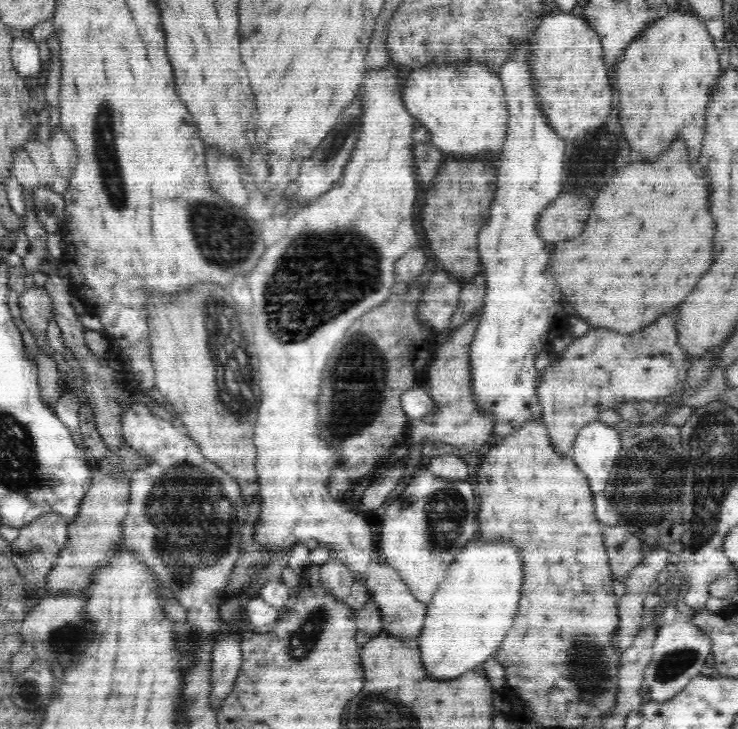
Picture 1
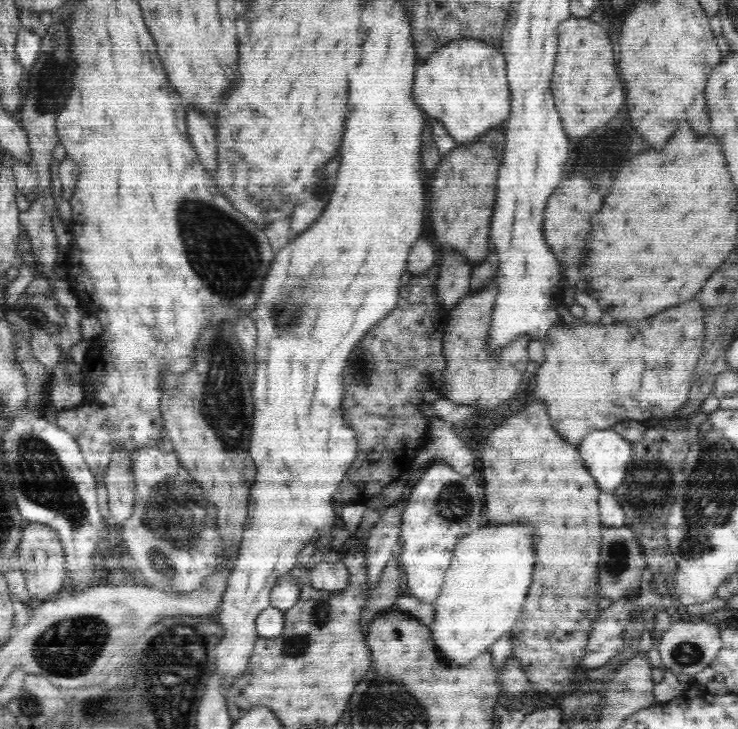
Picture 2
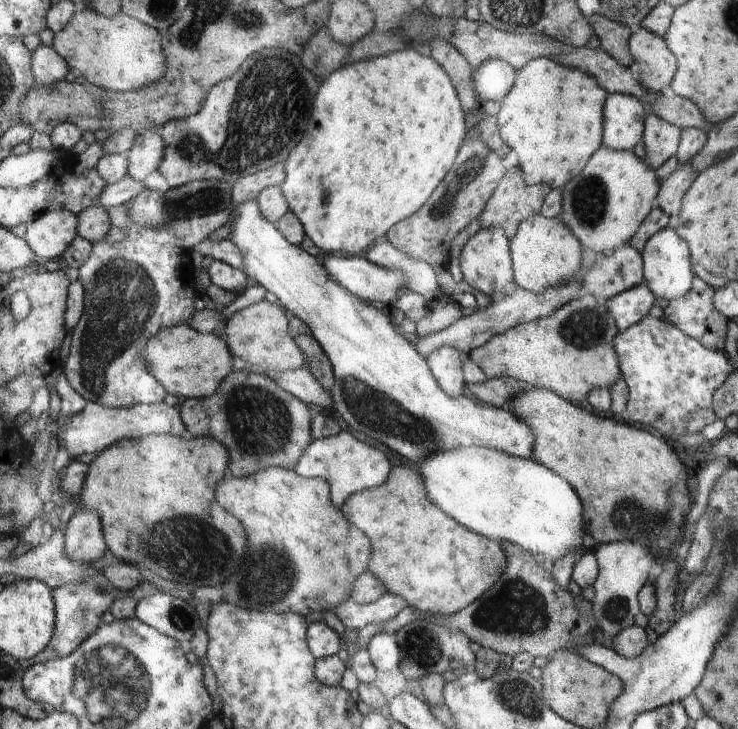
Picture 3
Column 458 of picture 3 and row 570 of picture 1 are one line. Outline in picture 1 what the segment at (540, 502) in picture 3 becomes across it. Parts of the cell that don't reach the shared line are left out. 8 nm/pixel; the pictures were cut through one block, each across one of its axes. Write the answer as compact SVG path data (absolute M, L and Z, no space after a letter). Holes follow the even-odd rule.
M472 540L466 548L462 548L458 558L454 558L454 564L450 564L445 580L439 585L432 601L426 604L427 614L422 633L417 639L426 674L438 680L452 680L494 656L506 632L512 628L514 614L518 612L520 592L522 558L518 556L518 548L514 548L514 544L506 544L506 540Z

